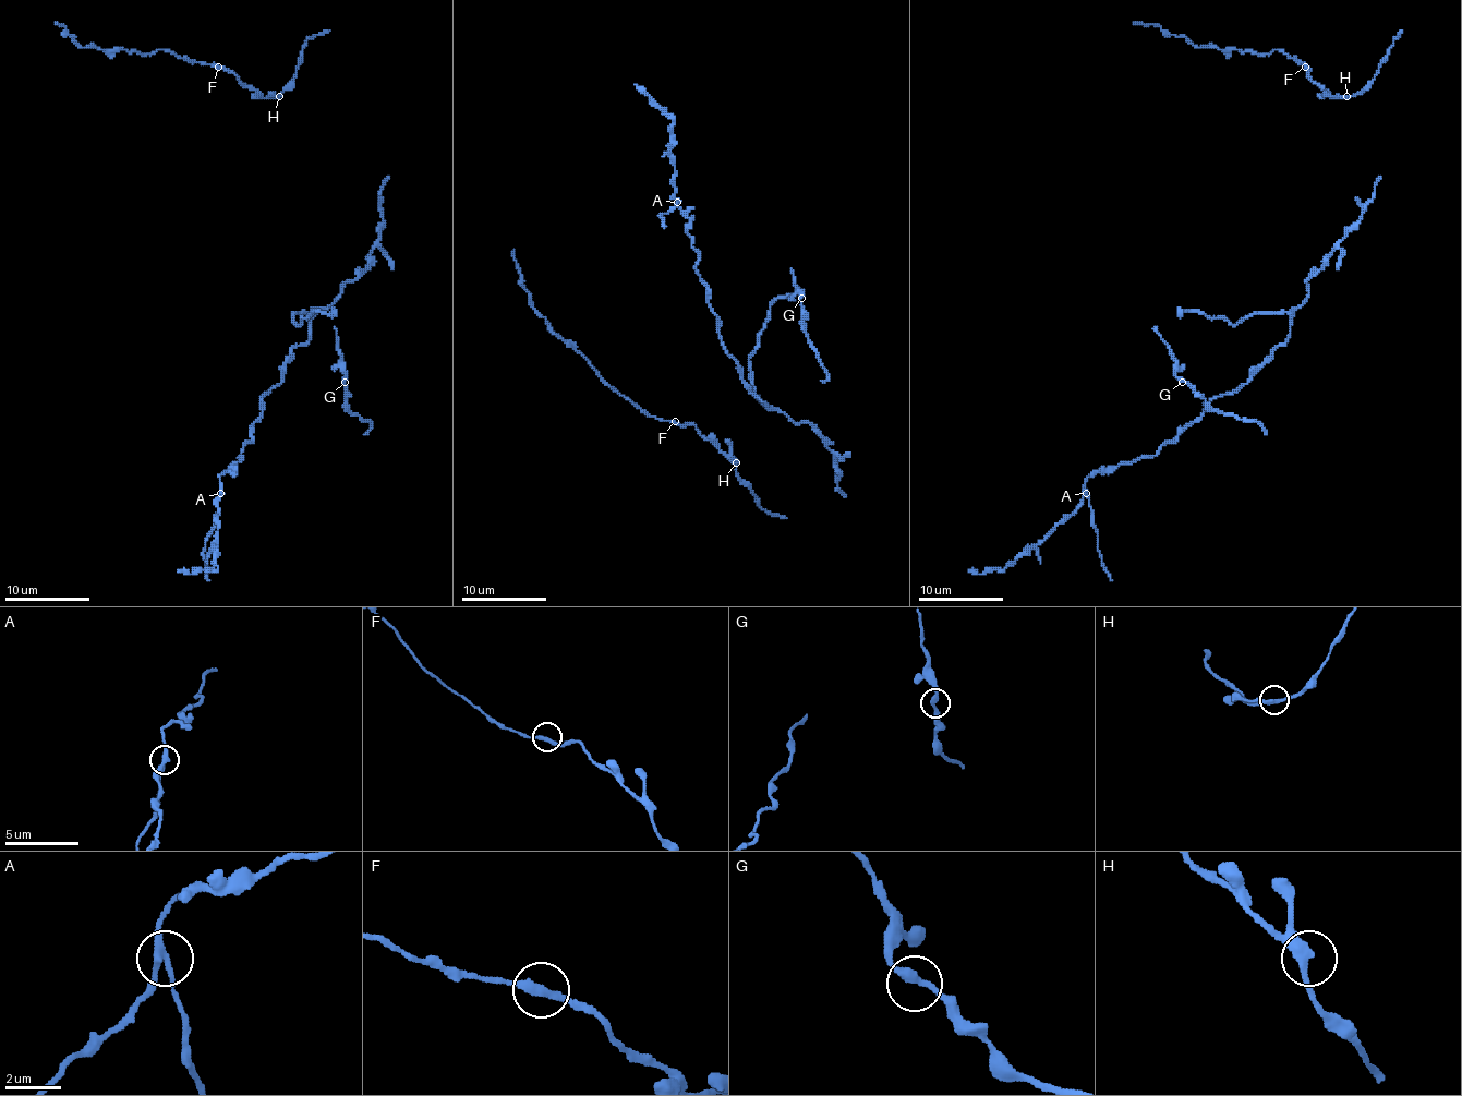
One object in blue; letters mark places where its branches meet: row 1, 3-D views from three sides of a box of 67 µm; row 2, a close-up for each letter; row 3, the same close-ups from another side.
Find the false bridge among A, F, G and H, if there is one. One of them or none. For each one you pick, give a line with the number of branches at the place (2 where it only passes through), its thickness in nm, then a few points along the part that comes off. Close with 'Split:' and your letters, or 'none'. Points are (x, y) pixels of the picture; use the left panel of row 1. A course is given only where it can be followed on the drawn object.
A: 3 | 240 nm | (220, 494), (218, 526), (203, 553), (205, 576), (209, 580)
Split: A

